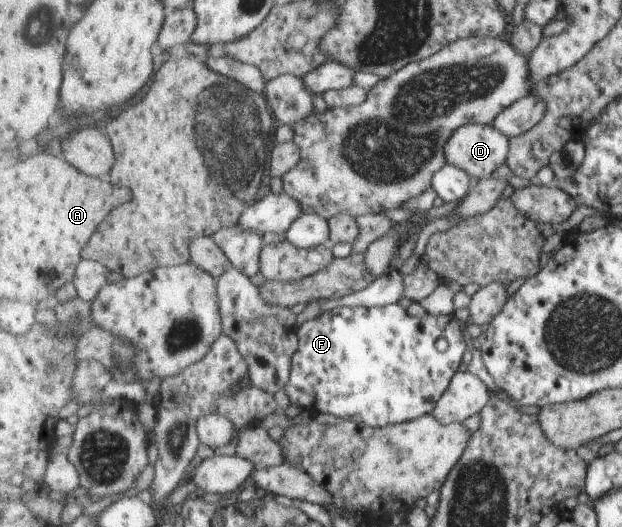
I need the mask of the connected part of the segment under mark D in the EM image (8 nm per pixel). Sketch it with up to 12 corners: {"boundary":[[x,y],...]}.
{"boundary":[[469,123],[447,141],[449,163],[488,179],[508,162],[510,138]]}

